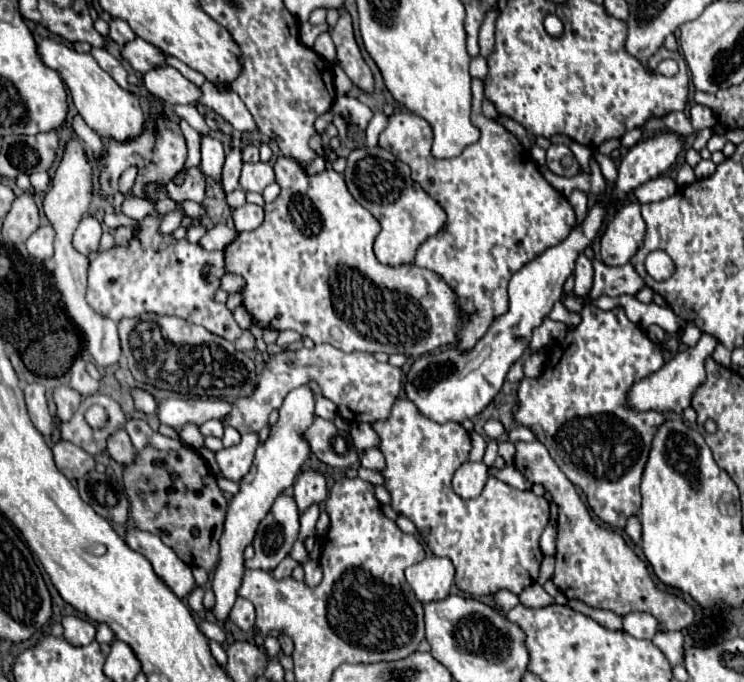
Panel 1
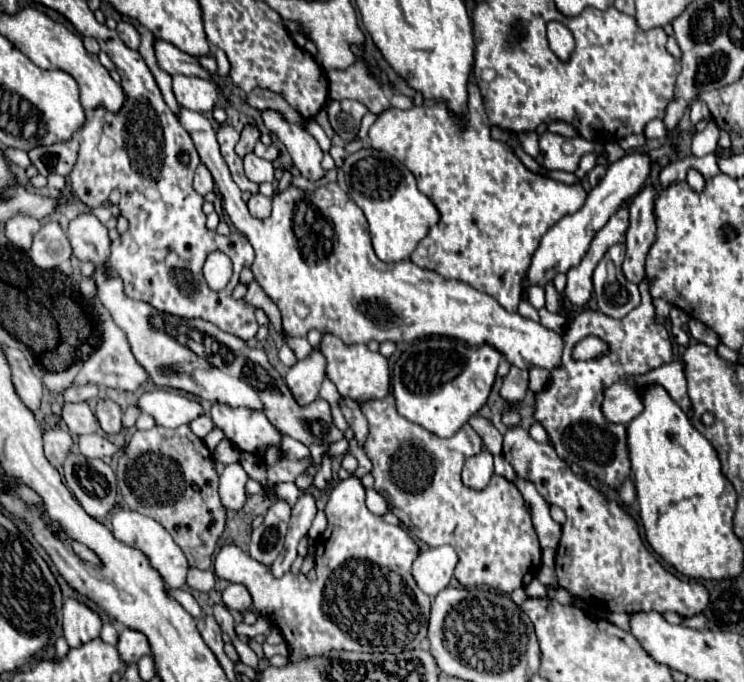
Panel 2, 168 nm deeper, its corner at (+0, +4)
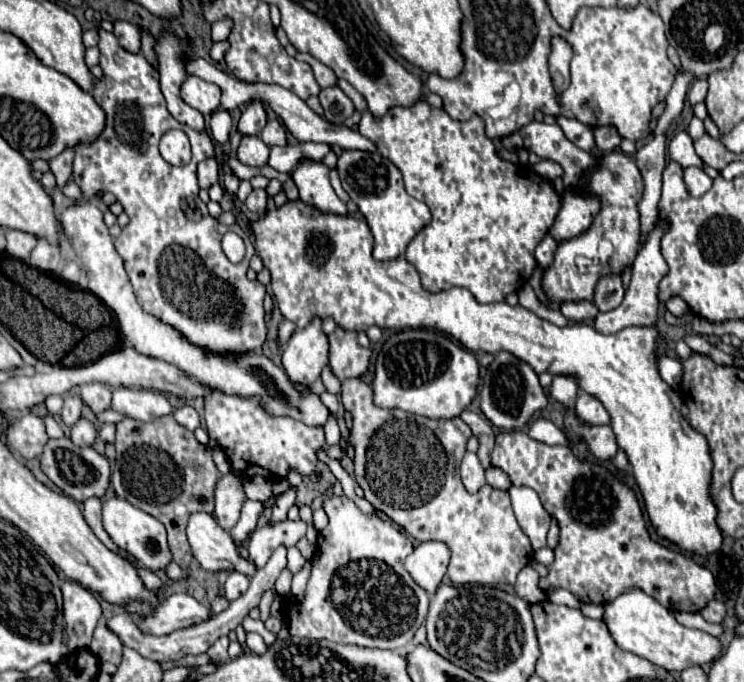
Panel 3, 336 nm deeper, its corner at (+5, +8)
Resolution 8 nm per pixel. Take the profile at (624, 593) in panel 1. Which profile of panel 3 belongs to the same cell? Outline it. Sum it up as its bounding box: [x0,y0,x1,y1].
[492,430,716,612]

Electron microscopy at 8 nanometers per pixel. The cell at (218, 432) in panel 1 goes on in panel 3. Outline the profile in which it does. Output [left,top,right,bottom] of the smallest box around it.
[174,406,200,430]

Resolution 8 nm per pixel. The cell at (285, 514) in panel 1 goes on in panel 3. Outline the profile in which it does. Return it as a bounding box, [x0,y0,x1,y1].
[248,518,306,568]

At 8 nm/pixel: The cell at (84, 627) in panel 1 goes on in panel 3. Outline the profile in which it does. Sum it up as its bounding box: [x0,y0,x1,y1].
[62,580,102,652]

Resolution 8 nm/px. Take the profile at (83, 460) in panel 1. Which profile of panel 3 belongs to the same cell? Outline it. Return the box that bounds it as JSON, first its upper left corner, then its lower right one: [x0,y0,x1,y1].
[6,414,48,460]

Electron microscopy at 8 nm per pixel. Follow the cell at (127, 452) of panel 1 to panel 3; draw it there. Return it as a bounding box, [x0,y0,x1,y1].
[80,384,112,414]

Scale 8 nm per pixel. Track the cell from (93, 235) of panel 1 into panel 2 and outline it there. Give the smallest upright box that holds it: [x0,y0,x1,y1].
[67,214,343,446]

